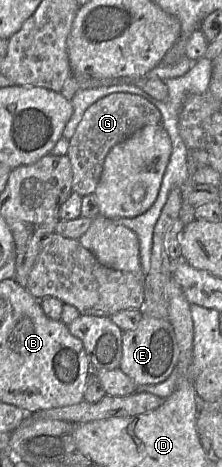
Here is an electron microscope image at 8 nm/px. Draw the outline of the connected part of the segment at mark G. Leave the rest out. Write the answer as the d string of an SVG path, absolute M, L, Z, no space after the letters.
M113 93L92 104L85 111L75 133L69 140L66 155L72 167L72 191L81 197L93 194L101 178L104 161L109 151L143 127L157 124L161 124L160 111L139 95Z

